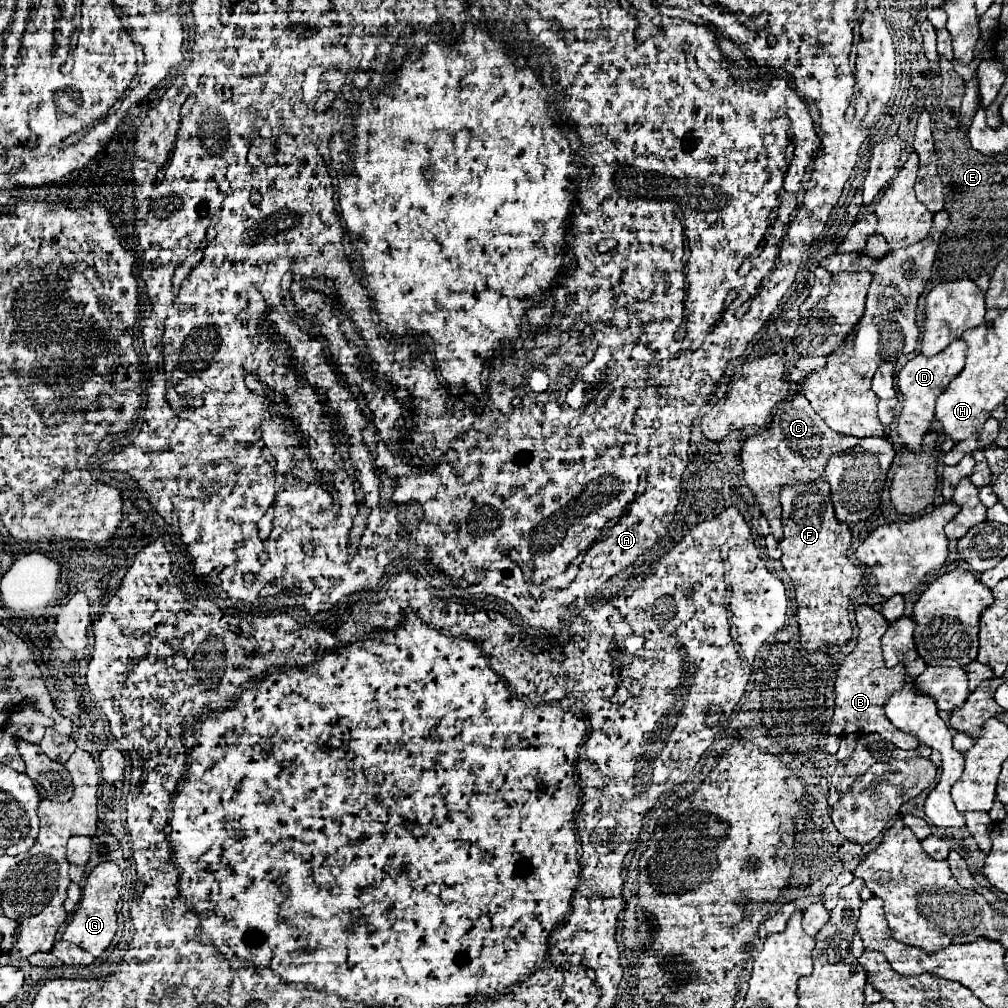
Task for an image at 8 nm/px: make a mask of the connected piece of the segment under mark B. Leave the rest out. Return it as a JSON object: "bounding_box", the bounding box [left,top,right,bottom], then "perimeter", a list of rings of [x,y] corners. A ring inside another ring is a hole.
{"bounding_box":[831,605,919,749],"perimeter":[[[859,605],[857,611],[857,627],[859,637],[855,649],[845,657],[837,671],[835,681],[835,713],[831,719],[831,733],[845,737],[845,735],[865,735],[865,733],[879,733],[881,737],[895,743],[899,749],[915,749],[919,747],[919,739],[897,729],[885,717],[885,699],[889,699],[895,691],[905,685],[905,667],[885,667],[881,655],[881,637],[889,627],[889,621],[869,605]]]}

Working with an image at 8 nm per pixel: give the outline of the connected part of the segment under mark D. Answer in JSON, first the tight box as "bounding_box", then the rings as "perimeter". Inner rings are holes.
{"bounding_box":[897,341,965,451],"perimeter":[[[953,341],[949,347],[945,347],[941,353],[933,357],[925,357],[921,353],[915,355],[899,371],[897,379],[899,379],[901,397],[903,397],[903,409],[897,419],[897,433],[909,451],[921,449],[921,439],[929,431],[931,421],[933,421],[935,401],[941,395],[941,391],[945,391],[945,387],[961,373],[963,365],[965,365],[965,343]]]}

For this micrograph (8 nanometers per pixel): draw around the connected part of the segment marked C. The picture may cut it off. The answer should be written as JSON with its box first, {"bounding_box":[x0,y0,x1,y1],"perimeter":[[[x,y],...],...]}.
{"bounding_box":[741,393,857,539],"perimeter":[[[797,393],[793,399],[785,399],[785,407],[779,407],[771,421],[771,427],[745,440],[741,449],[743,477],[753,495],[757,497],[761,513],[767,517],[775,539],[783,537],[779,489],[785,483],[813,481],[821,477],[829,457],[855,447],[857,441],[857,437],[841,435],[829,429],[827,423],[813,411],[811,403],[801,393]]]}

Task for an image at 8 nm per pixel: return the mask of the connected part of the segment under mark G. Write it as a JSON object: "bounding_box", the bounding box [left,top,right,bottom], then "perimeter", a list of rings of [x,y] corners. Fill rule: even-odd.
{"bounding_box":[63,861,123,957],"perimeter":[[[109,861],[97,865],[85,881],[81,903],[79,903],[71,923],[65,929],[63,939],[83,947],[93,957],[99,957],[111,945],[115,931],[117,931],[117,901],[119,901],[121,887],[123,887],[123,875],[121,875],[119,867],[113,867],[113,863],[109,863]]]}

